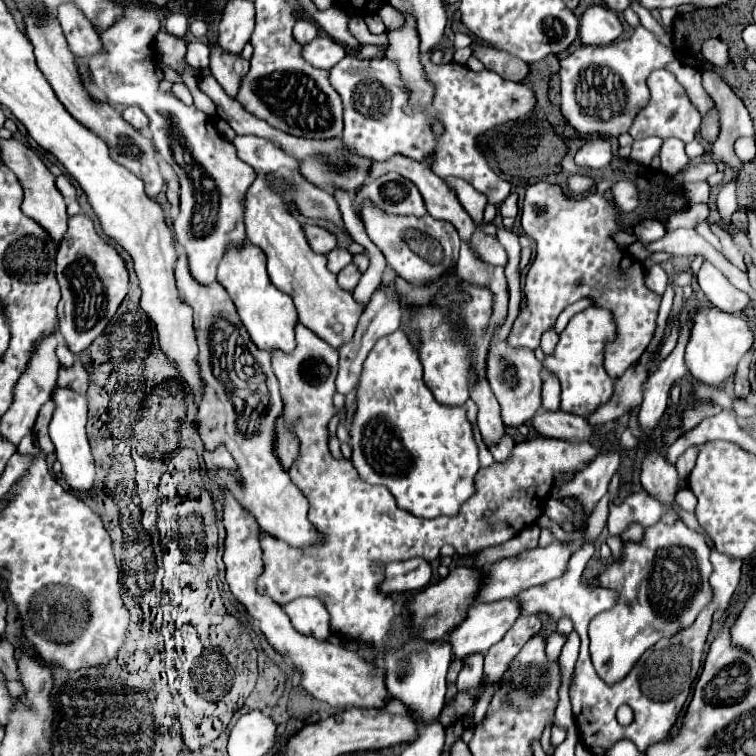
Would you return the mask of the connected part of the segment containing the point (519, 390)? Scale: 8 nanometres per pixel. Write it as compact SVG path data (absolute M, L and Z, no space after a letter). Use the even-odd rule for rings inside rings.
M493 343L487 357L487 379L501 405L501 417L507 427L519 427L527 423L541 407L541 363L533 351L509 351L505 343Z

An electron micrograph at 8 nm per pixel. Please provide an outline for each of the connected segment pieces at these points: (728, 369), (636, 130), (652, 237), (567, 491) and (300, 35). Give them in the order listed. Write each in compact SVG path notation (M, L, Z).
M699 309L693 319L695 319L695 325L685 351L685 363L689 367L689 373L697 381L711 387L719 387L727 379L733 379L737 375L737 363L753 347L753 341L755 341L753 327L747 319L739 315L719 313L719 311L709 311L701 315L701 309Z
M657 69L649 75L649 89L651 89L651 101L649 105L637 115L629 135L633 139L643 139L649 135L657 137L677 137L687 144L693 141L695 129L699 127L699 111L691 103L687 91L681 87L681 83L675 79L673 73L667 69Z
M656 217L644 219L639 225L635 226L634 234L643 243L651 243L665 235L664 225Z
M609 449L597 455L597 459L585 467L579 475L573 477L573 481L555 487L553 493L559 495L573 495L575 499L581 501L585 517L589 517L595 509L595 505L601 501L601 497L607 493L609 481L613 473L619 467L619 453L617 449Z
M299 19L299 21L295 23L295 27L293 27L293 37L295 37L295 41L301 43L301 45L309 43L309 39L315 39L317 35L319 35L319 29L317 29L317 25L311 23L311 21Z

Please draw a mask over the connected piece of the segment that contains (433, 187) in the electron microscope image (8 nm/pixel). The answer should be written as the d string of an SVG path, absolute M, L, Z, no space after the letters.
M393 155L391 159L387 159L387 161L383 161L383 163L373 163L373 165L371 165L371 169L369 169L369 179L377 179L377 177L381 177L383 173L389 173L389 171L399 173L399 175L403 175L403 177L411 179L411 181L417 185L417 189L421 191L421 195L423 195L423 199L425 199L425 207L427 207L429 215L431 215L431 217L435 217L435 219L443 219L443 221L453 223L453 225L457 227L457 231L459 231L459 235L461 235L461 239L463 239L465 243L469 243L469 239L471 239L471 235L473 235L473 231L475 231L475 229L481 229L481 231L485 231L485 233L489 233L489 235L495 235L495 227L493 227L493 225L477 227L477 225L471 221L469 213L461 207L461 203L459 203L457 195L453 193L453 189L445 183L445 179L441 179L441 177L437 177L433 171L429 171L429 167L427 167L427 165L417 163L415 159L405 157L405 155Z

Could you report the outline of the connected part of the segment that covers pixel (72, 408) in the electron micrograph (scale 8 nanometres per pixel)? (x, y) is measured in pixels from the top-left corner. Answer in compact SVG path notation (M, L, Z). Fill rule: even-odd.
M55 389L53 399L57 403L57 411L53 413L53 419L49 425L49 435L51 435L51 441L55 443L55 455L57 455L57 461L61 463L63 477L65 477L67 485L73 489L73 493L91 495L93 481L95 481L95 461L93 461L91 447L89 447L87 433L85 433L87 401L85 401L85 397L77 395L75 391L69 391L69 389Z

